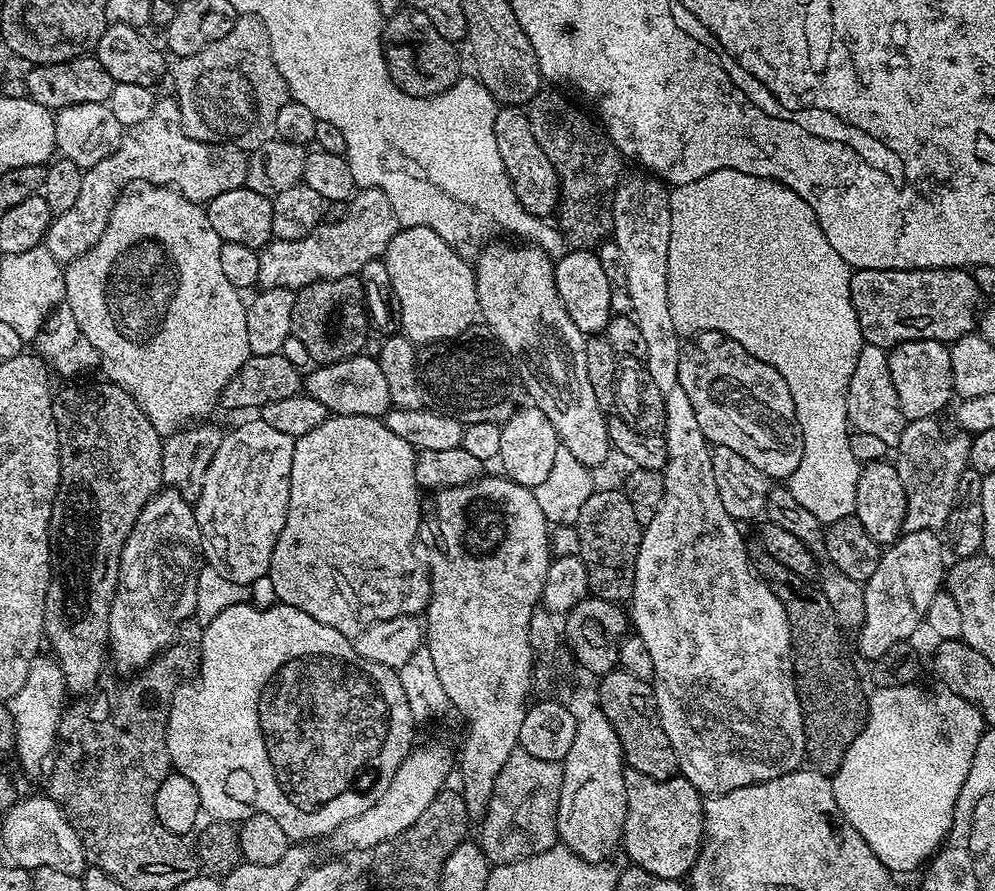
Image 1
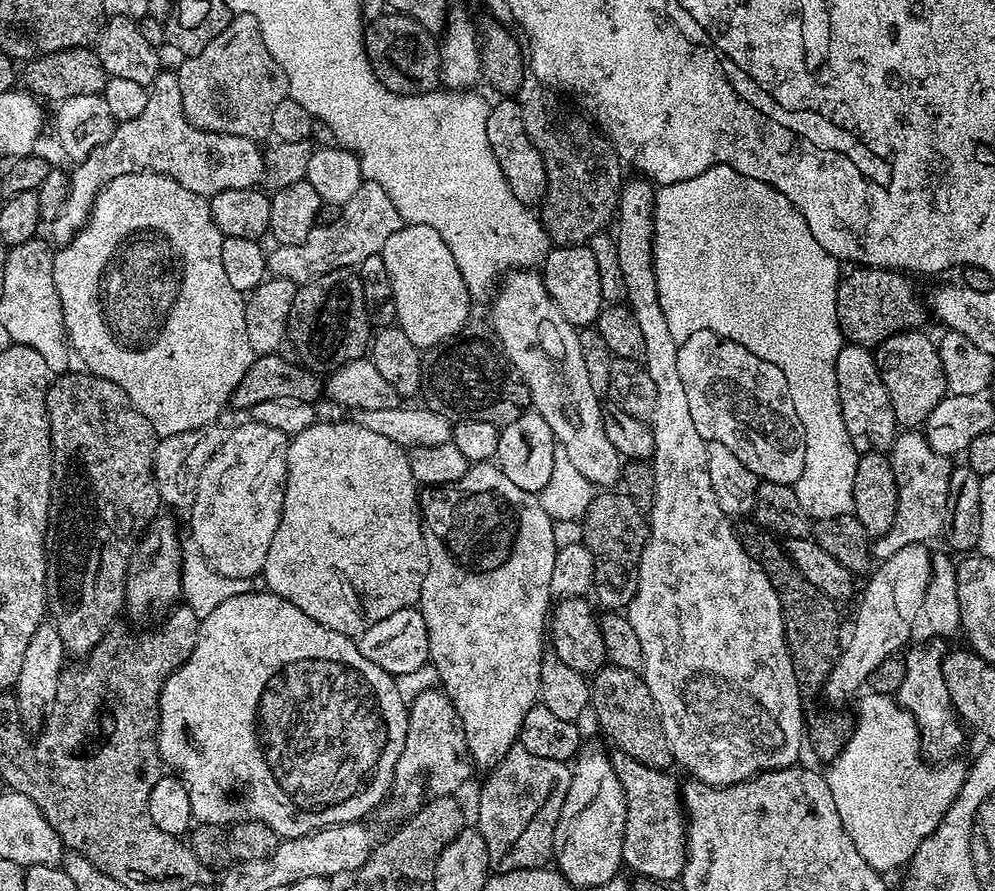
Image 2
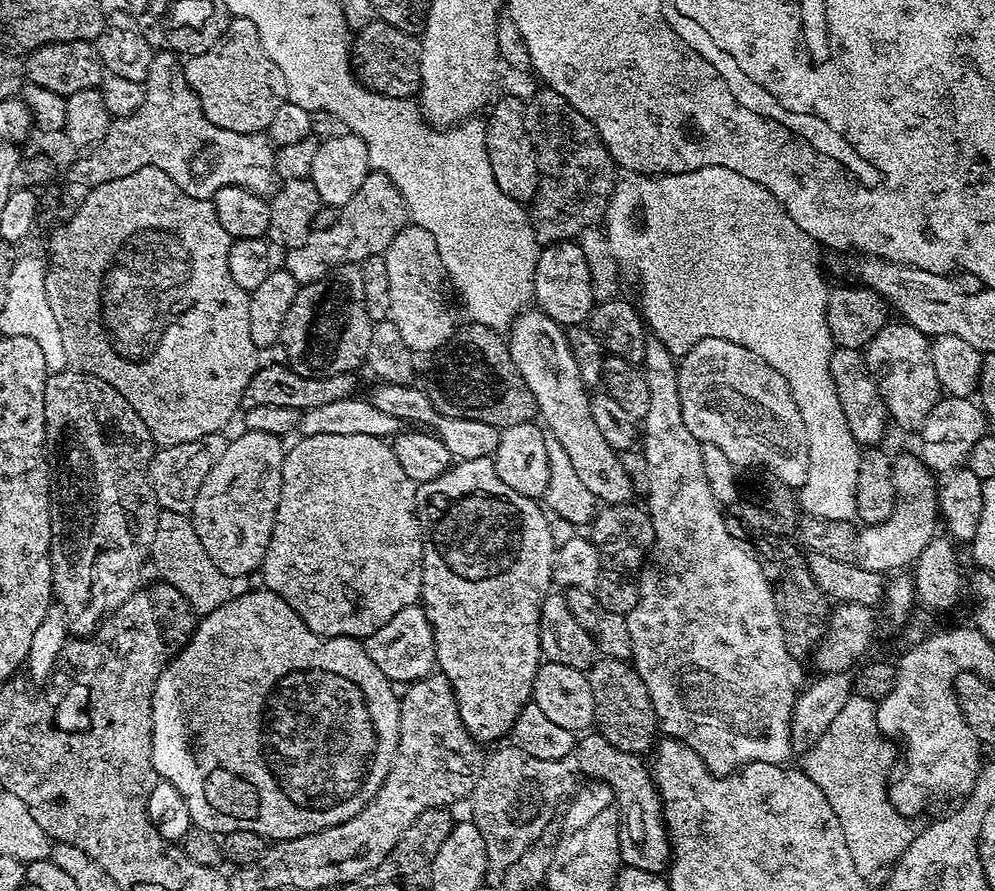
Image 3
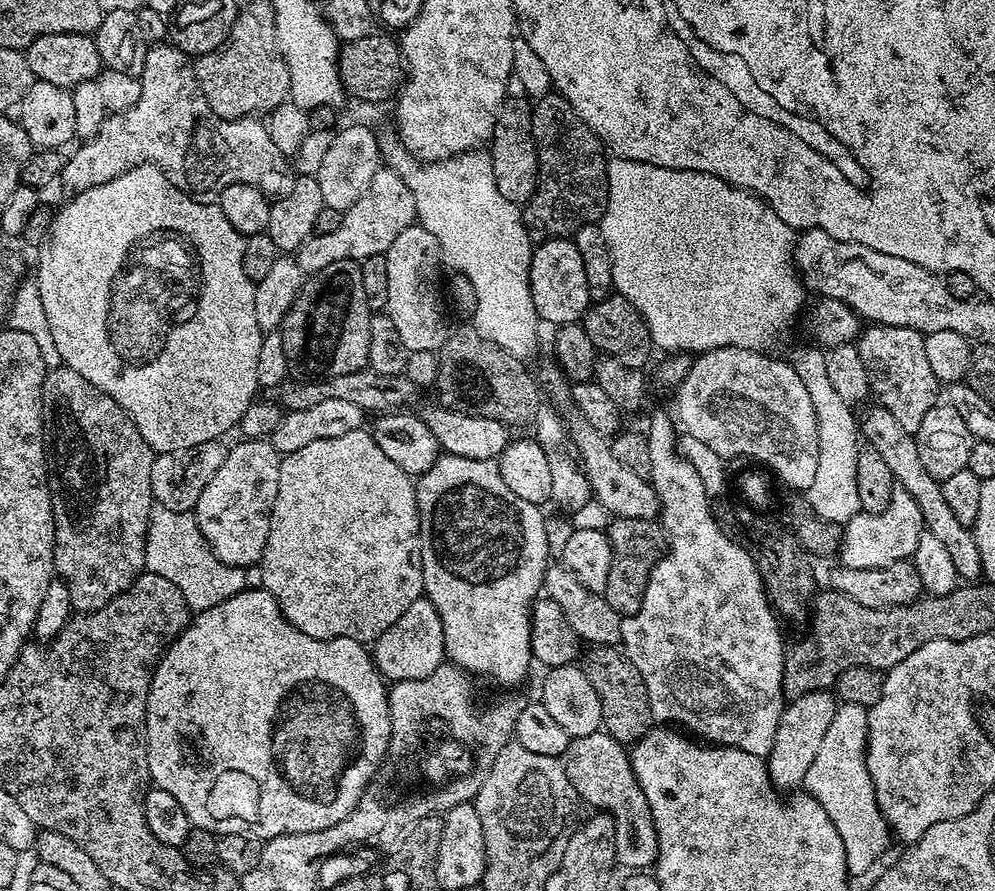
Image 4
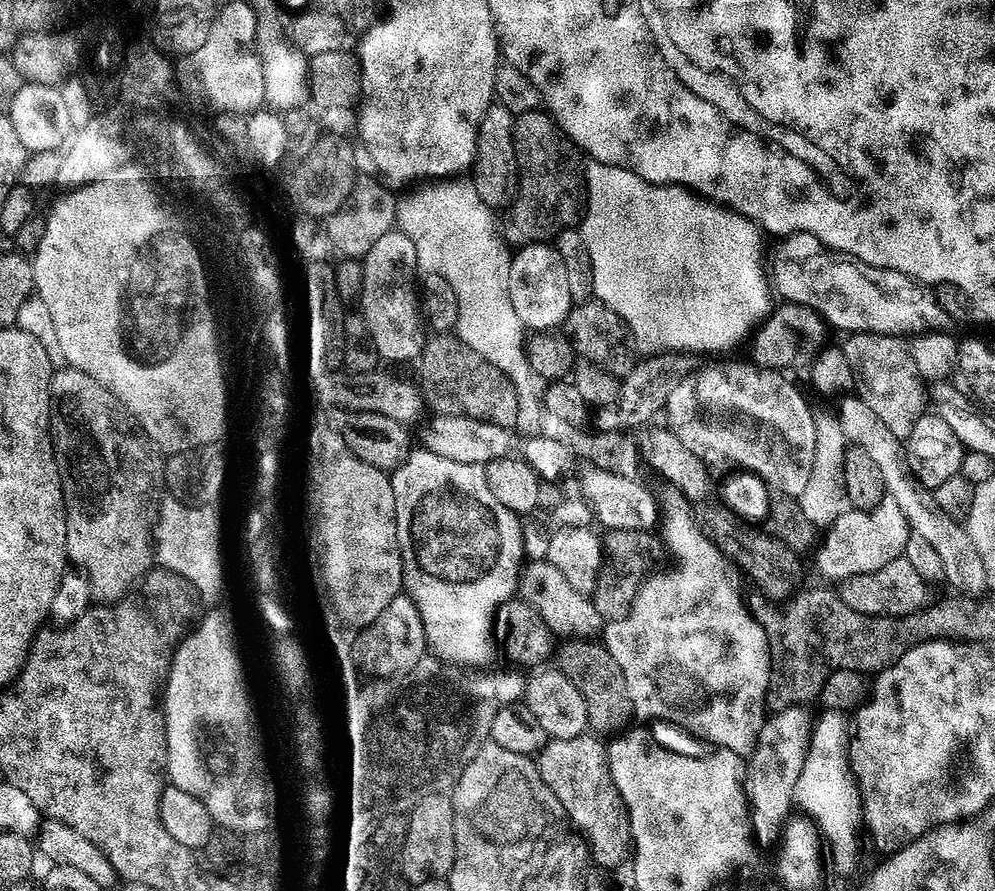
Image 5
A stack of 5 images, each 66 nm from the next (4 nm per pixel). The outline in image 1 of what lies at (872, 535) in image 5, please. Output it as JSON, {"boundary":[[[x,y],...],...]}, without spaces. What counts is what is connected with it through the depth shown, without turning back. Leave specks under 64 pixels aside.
{"boundary":[[[936,418],[907,421],[900,435],[900,443],[894,449],[894,465],[906,494],[904,532],[936,532],[943,529],[958,494],[958,481],[969,468],[969,437],[964,434],[947,436],[940,422]]]}

